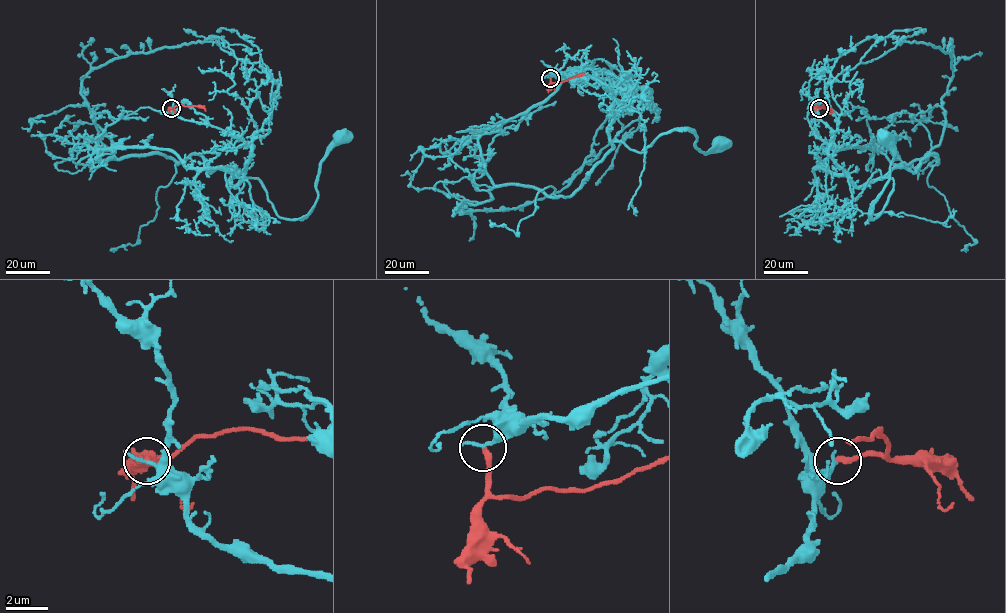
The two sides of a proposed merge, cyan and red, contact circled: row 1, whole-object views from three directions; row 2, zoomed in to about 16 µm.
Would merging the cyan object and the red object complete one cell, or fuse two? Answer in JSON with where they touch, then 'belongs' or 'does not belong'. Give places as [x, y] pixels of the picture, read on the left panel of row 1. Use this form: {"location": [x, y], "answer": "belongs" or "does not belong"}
{"location": [171, 108], "answer": "does not belong"}

